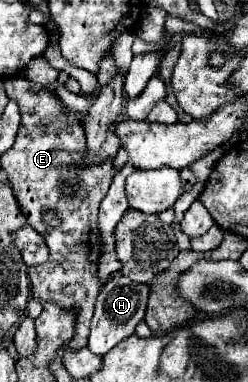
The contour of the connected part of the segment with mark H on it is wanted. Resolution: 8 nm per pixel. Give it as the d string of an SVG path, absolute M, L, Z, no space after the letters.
M111 277L103 289L99 291L97 303L95 303L95 315L91 319L91 333L89 333L89 351L95 355L105 355L109 349L113 349L117 343L127 339L131 333L135 333L135 327L145 317L149 299L149 287L147 285L135 285L135 281L127 277Z

